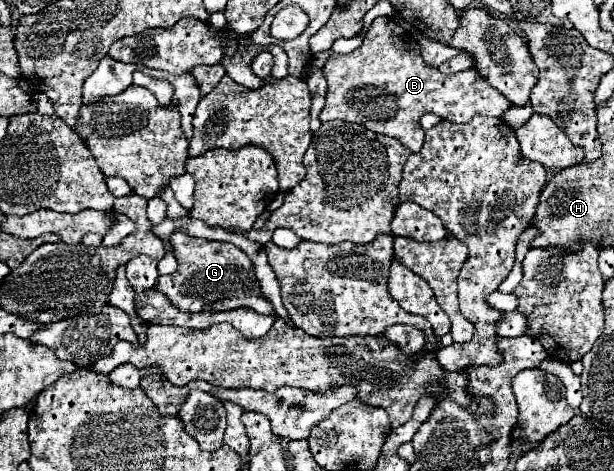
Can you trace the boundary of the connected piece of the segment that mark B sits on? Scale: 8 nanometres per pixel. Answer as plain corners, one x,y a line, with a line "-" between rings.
376,18
362,46
350,54
332,52
322,72
328,80
326,104
320,112
322,122
356,122
400,140
412,152
422,148
424,130
420,116
426,112
434,112
448,122
470,122
476,116
500,118
510,108
510,102
482,80
476,70
442,74
438,68
428,66
420,56
418,42
402,32
392,18

